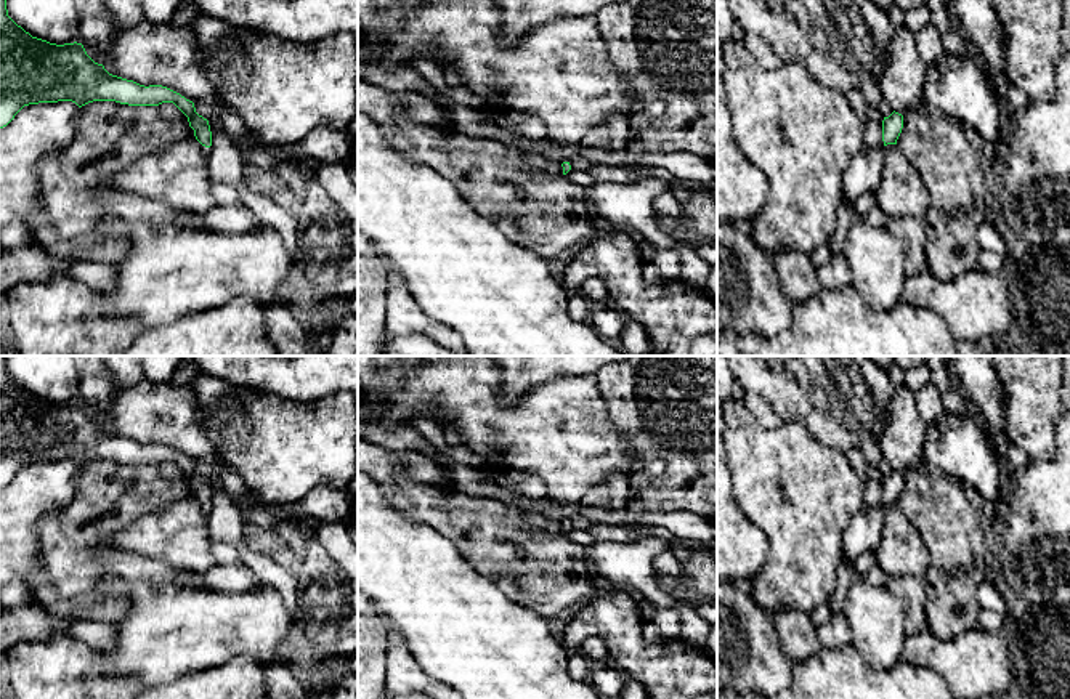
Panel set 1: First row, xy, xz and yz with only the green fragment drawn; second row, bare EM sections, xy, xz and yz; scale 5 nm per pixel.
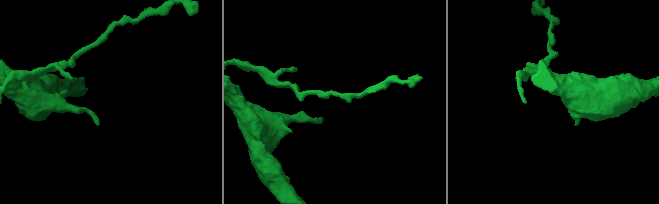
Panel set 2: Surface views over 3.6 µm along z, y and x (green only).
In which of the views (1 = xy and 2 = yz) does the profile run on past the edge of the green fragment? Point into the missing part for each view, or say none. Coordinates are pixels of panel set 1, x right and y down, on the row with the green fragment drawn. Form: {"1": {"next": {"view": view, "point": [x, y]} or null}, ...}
{"1": {"next": null}, "2": {"next": null}}

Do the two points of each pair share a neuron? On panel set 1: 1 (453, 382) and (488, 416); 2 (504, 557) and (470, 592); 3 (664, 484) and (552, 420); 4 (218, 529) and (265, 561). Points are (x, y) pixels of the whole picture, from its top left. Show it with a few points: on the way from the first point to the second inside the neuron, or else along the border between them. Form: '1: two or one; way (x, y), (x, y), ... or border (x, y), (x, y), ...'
1: one; way (461, 390), (480, 409)
2: two; border (457, 552), (475, 571), (491, 579), (514, 602)
3: two; border (620, 435), (639, 464), (629, 476)
4: one; way (230, 534), (254, 558)

